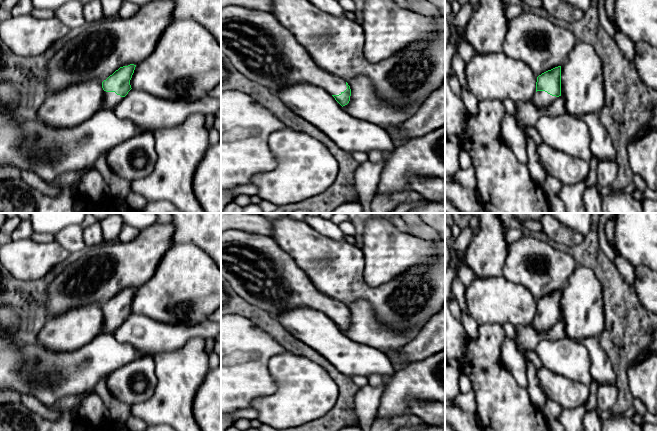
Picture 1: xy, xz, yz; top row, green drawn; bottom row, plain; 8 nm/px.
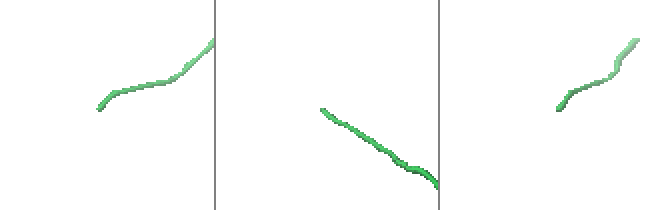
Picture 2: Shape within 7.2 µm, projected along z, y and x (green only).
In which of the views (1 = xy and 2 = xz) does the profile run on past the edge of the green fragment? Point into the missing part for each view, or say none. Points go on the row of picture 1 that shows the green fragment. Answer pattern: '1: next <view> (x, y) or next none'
1: next xy (102, 47)
2: next xz (259, 47)

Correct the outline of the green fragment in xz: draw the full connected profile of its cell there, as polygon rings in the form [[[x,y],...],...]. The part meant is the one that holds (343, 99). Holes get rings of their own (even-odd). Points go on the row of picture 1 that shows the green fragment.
[[[237,5],[221,8],[221,52],[241,74],[272,92],[296,83],[309,83],[331,94],[342,107],[350,101],[348,83],[319,67],[305,47],[271,12]]]

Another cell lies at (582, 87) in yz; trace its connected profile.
[[[577,42],[561,66],[561,96],[565,99],[567,113],[583,116],[598,114],[604,104],[603,64],[594,48],[584,42]]]

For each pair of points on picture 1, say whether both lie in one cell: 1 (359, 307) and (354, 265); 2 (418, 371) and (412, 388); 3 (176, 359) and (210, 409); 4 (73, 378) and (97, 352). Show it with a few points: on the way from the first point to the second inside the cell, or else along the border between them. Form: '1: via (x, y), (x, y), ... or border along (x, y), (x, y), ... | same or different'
1: border along (346, 305), (357, 300), (366, 300), (375, 316) | different
2: via (418, 375), (418, 379), (413, 384) | same
3: border along (208, 369), (195, 395), (192, 413) | different
4: via (79, 372), (93, 358) | same

